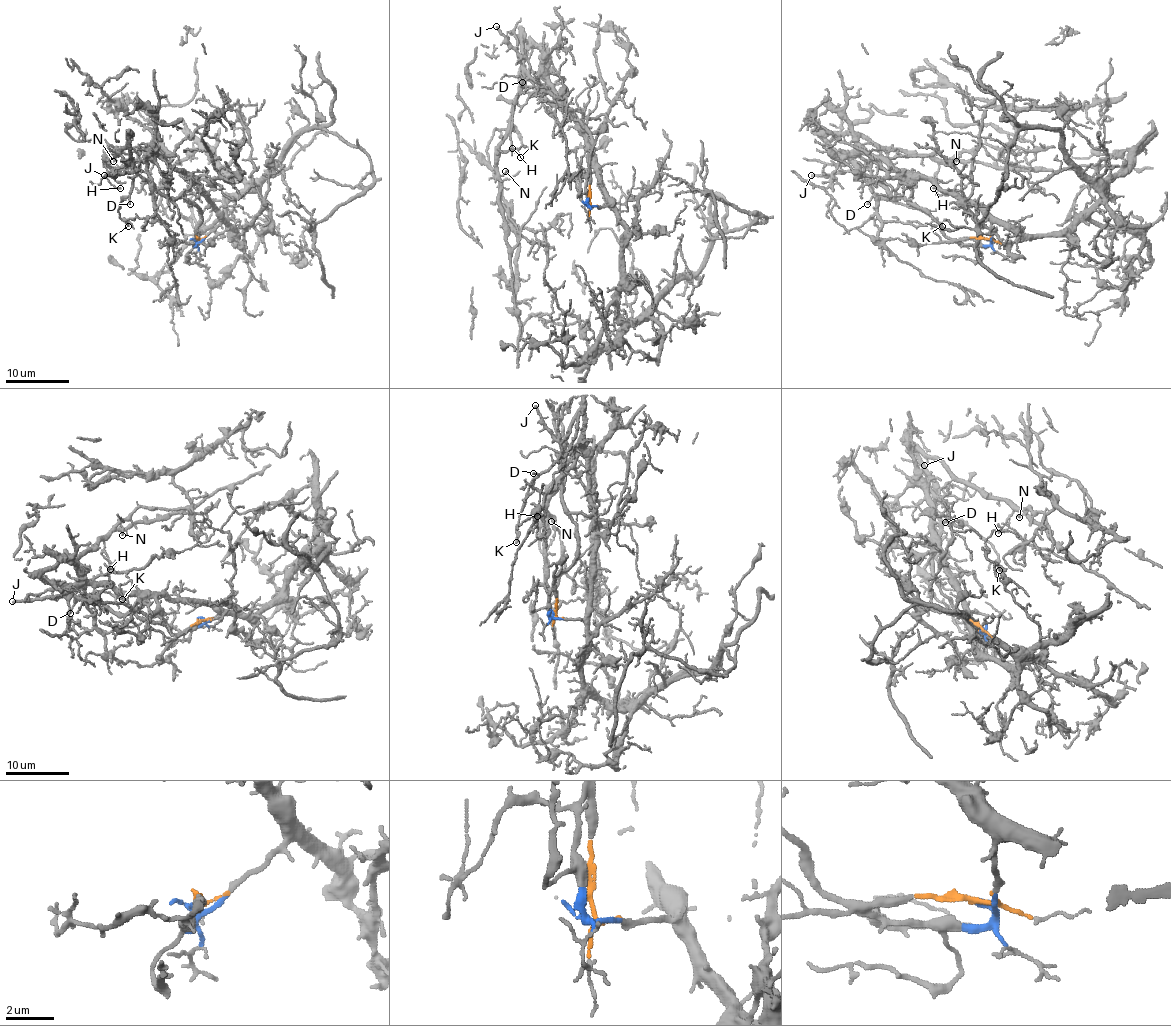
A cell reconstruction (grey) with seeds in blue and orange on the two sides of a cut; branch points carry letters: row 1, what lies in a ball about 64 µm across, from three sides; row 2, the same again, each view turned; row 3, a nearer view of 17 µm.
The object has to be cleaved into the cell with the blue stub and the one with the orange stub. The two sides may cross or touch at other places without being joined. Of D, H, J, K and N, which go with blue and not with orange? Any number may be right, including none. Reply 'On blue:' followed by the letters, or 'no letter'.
On blue: no letter

